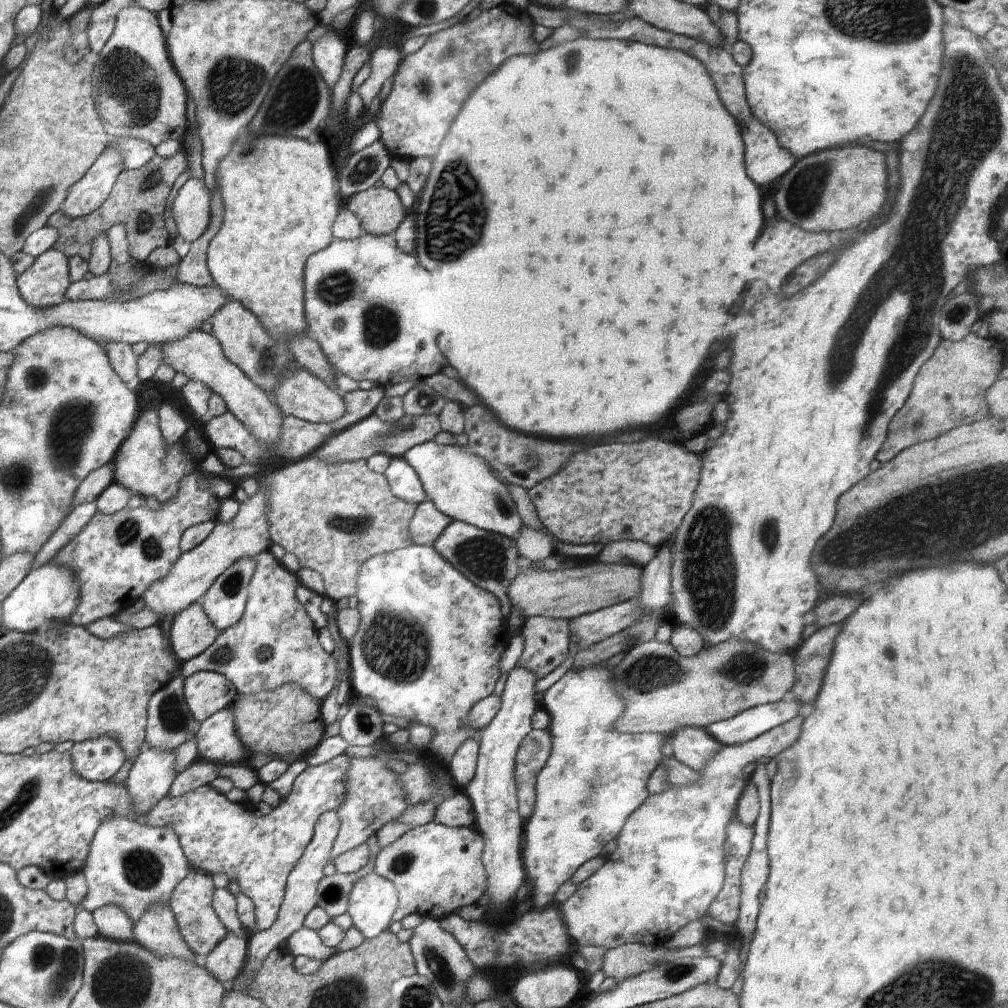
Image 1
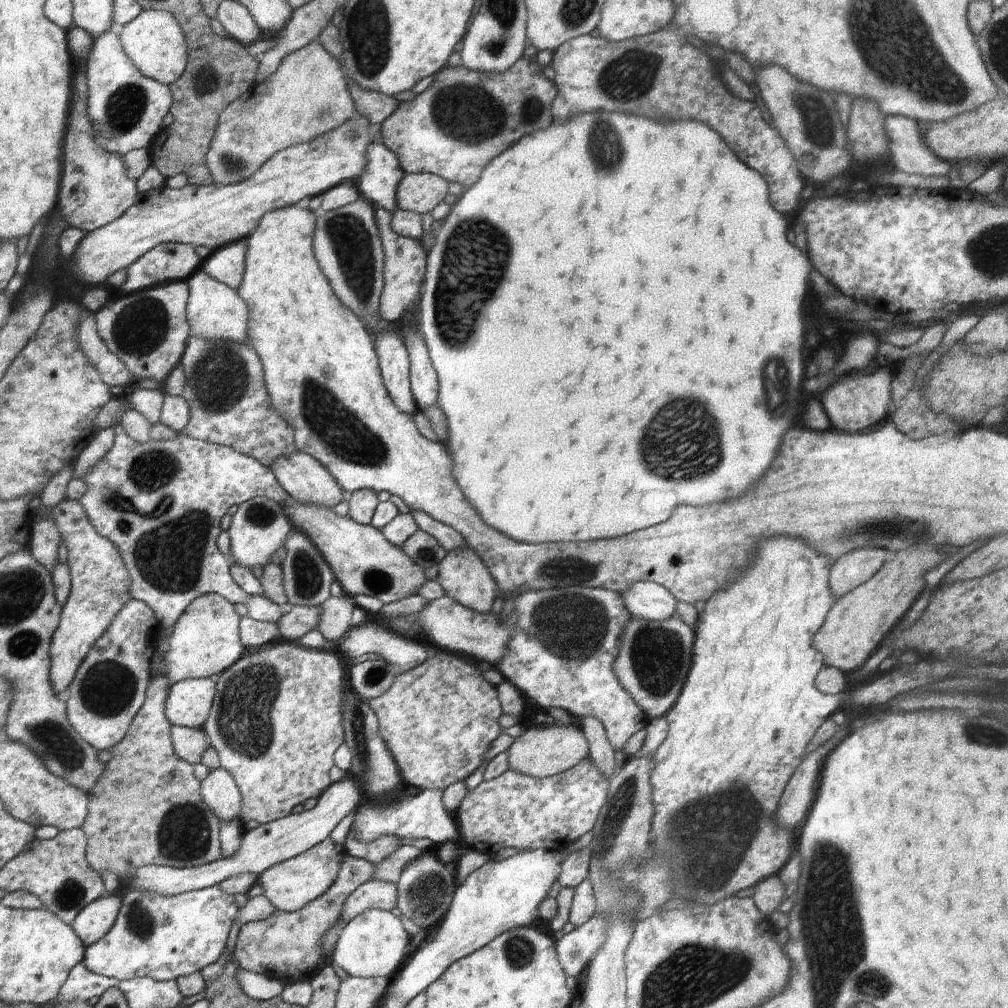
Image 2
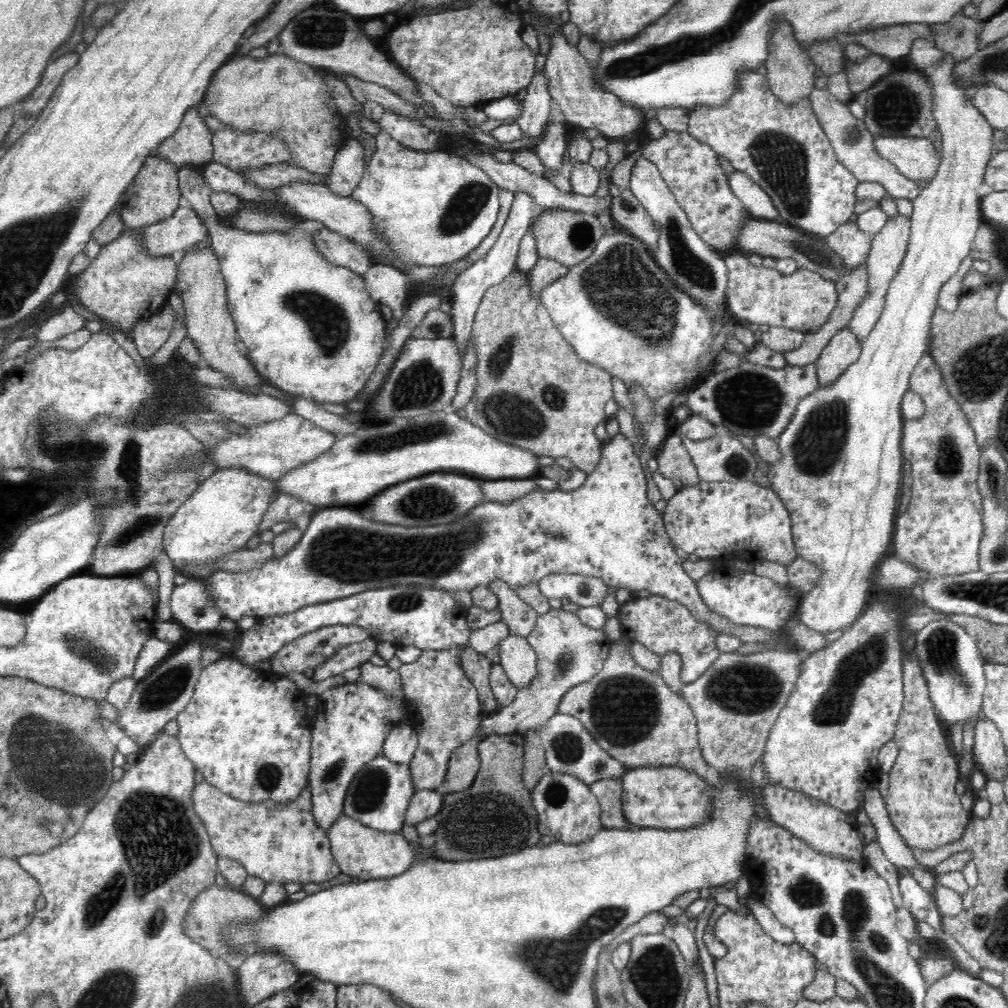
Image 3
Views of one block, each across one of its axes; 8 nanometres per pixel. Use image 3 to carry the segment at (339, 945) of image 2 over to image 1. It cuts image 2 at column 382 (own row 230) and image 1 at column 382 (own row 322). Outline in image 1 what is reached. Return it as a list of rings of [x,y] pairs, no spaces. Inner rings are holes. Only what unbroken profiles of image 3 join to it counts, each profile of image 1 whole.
[[[372,870],[354,883],[347,912],[353,926],[371,939],[388,930],[398,903],[395,884]]]

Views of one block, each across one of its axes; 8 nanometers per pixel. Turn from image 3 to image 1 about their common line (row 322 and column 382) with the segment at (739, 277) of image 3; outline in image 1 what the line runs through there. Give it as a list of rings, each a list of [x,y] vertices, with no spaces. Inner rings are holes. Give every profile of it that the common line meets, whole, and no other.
[[[380,750],[380,752],[381,755],[377,758],[352,759],[348,756],[351,765],[345,777],[345,781],[347,782],[347,797],[345,798],[344,804],[336,811],[338,818],[341,820],[341,825],[331,850],[331,862],[337,856],[356,848],[360,843],[366,843],[366,840],[368,840],[371,834],[376,833],[386,822],[397,819],[397,816],[401,815],[401,812],[408,806],[403,796],[403,787],[397,782],[398,774],[386,769],[385,766],[389,760],[386,759],[383,753],[390,753],[390,751],[384,752]]]

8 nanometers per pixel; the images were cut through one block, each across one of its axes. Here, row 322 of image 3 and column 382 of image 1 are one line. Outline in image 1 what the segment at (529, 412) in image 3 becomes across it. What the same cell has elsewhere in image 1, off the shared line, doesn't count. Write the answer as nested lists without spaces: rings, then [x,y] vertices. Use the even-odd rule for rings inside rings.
[[[314,456],[304,457],[259,474],[256,480],[269,494],[267,519],[272,544],[280,544],[286,552],[295,554],[300,569],[319,572],[325,596],[334,602],[356,596],[357,576],[368,559],[414,545],[409,524],[417,504],[394,496],[385,474],[370,470],[365,460],[332,464],[319,461]]]

